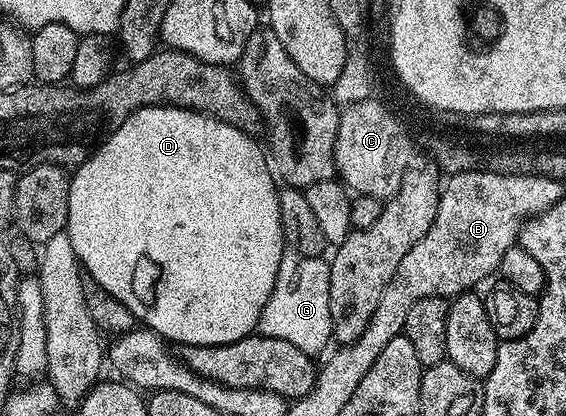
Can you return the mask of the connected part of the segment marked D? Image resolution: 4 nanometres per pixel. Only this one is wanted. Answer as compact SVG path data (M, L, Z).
M143 108L138 110L130 118L126 118L126 122L122 122L122 126L118 126L118 130L114 130L112 135L71 173L70 179L70 202L68 203L68 227L66 229L70 242L74 246L74 254L80 259L83 271L89 277L102 285L110 294L114 294L114 298L118 298L118 302L122 302L122 306L126 306L126 310L130 310L130 314L134 314L134 318L143 327L156 332L159 336L164 337L165 341L172 340L179 346L187 346L189 344L197 344L198 346L214 346L215 344L229 344L230 342L238 342L243 336L251 336L257 331L260 323L260 315L266 306L266 302L270 298L270 294L274 290L274 282L278 274L278 266L282 262L282 258L286 254L286 245L284 243L284 235L282 234L282 218L278 218L278 191L277 181L274 179L273 173L270 171L269 161L266 159L266 152L263 147L260 148L255 144L253 137L247 132L238 130L234 126L230 126L226 122L218 122L209 116L203 116L200 112L191 112L185 108Z

